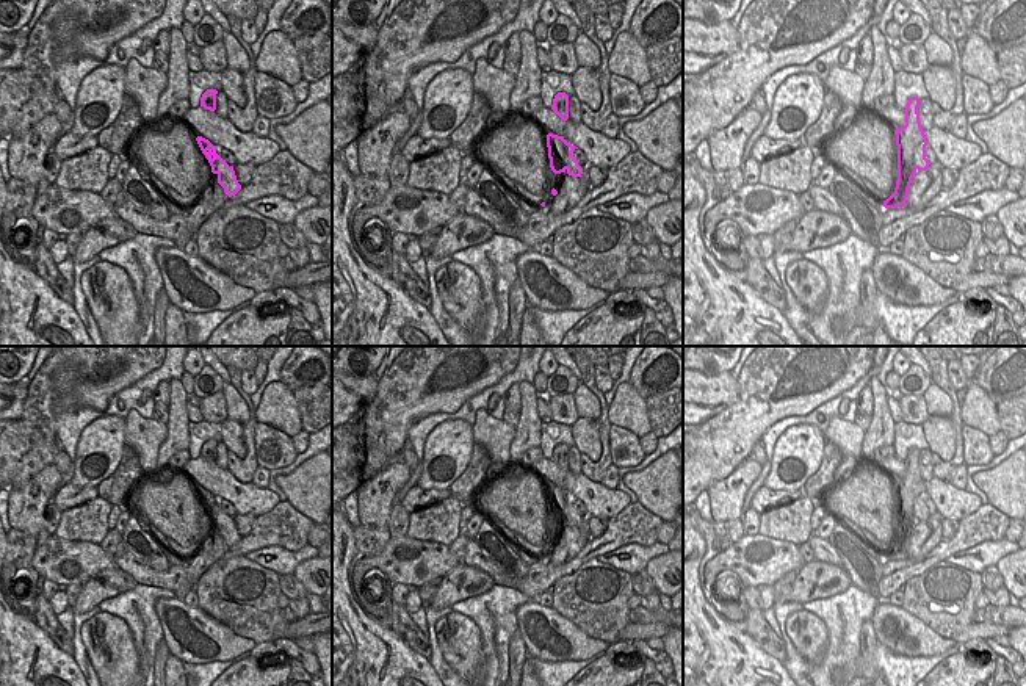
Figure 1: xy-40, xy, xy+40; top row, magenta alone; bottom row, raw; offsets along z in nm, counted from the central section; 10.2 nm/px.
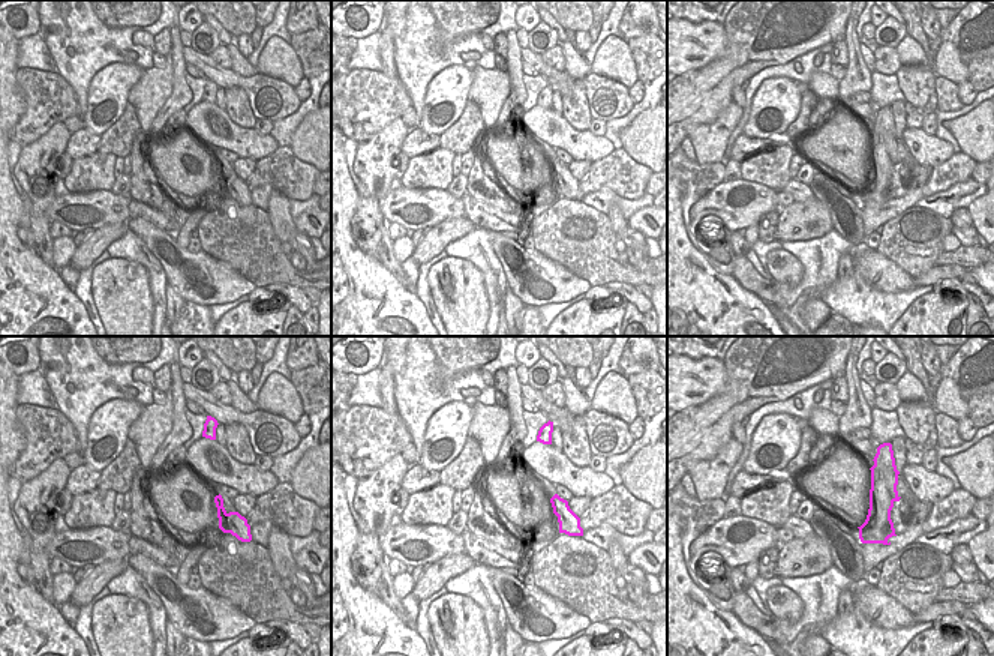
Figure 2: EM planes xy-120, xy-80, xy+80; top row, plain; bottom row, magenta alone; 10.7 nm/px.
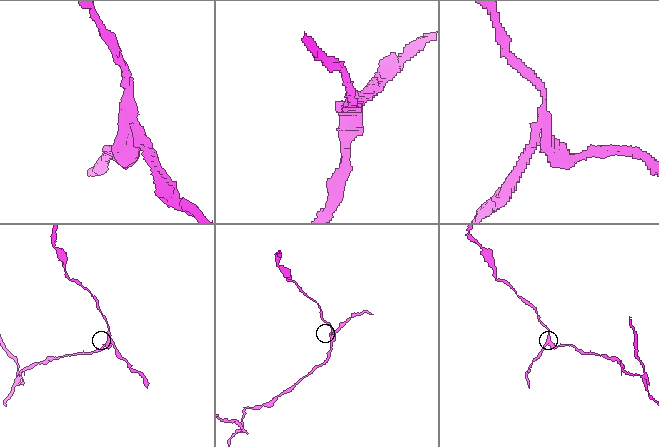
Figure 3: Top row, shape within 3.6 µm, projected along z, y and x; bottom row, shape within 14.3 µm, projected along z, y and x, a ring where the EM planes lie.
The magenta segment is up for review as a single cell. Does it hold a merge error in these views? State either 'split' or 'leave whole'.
split

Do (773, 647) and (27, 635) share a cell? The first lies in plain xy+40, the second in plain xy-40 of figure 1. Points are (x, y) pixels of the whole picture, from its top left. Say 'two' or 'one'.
two

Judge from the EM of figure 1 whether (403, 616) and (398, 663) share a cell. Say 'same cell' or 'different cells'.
different cells

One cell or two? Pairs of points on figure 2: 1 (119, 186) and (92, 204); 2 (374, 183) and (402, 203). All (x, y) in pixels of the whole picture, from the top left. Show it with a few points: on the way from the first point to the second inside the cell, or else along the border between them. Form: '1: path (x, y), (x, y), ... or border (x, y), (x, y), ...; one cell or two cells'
1: border (110, 191), (128, 195); two cells
2: border (392, 189), (380, 200); two cells

